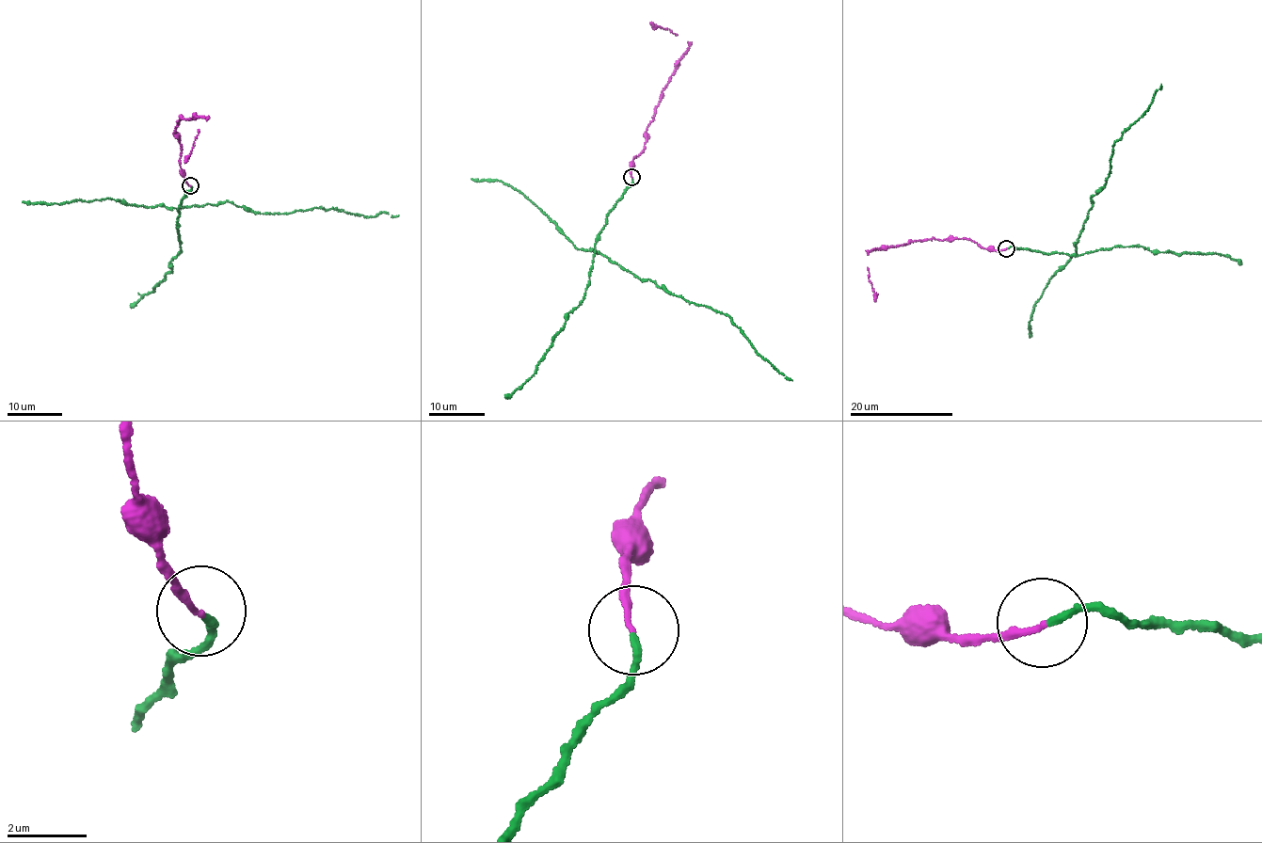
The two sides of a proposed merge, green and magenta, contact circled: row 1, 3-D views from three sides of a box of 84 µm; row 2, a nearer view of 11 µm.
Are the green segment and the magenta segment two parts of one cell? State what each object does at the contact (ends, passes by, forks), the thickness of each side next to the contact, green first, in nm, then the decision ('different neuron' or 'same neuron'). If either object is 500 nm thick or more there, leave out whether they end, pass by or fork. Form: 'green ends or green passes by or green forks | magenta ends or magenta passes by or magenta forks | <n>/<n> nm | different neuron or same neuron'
green ends | magenta ends | 160/160 nm | same neuron

